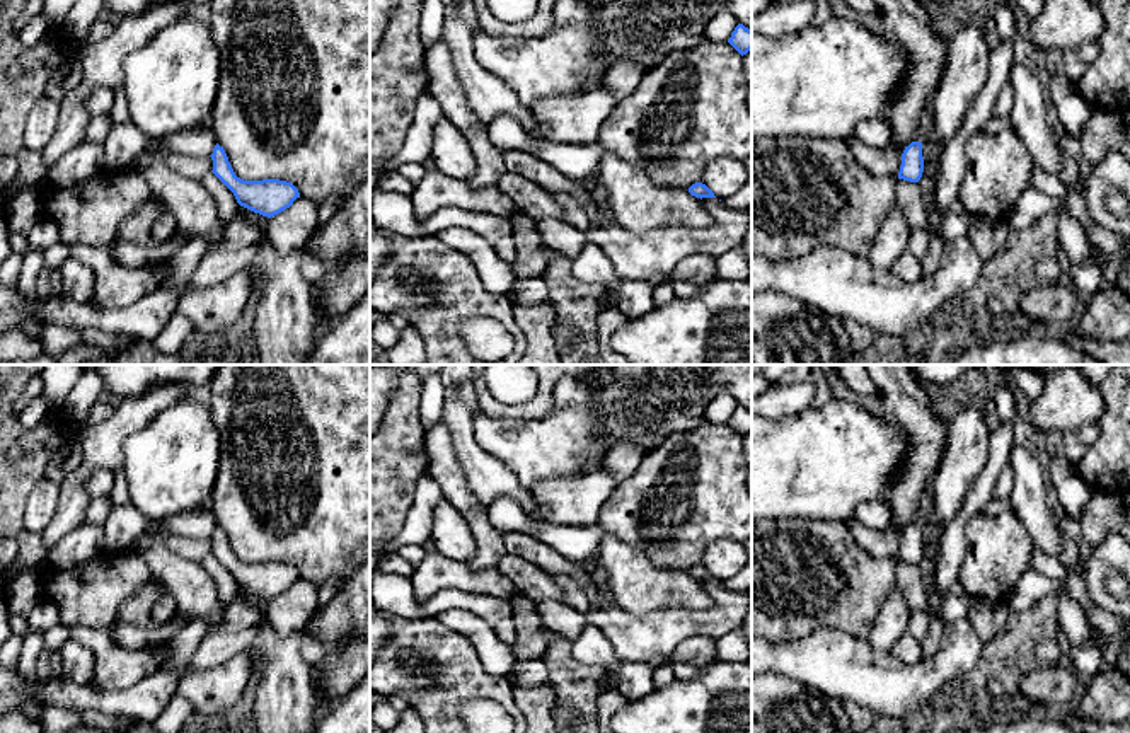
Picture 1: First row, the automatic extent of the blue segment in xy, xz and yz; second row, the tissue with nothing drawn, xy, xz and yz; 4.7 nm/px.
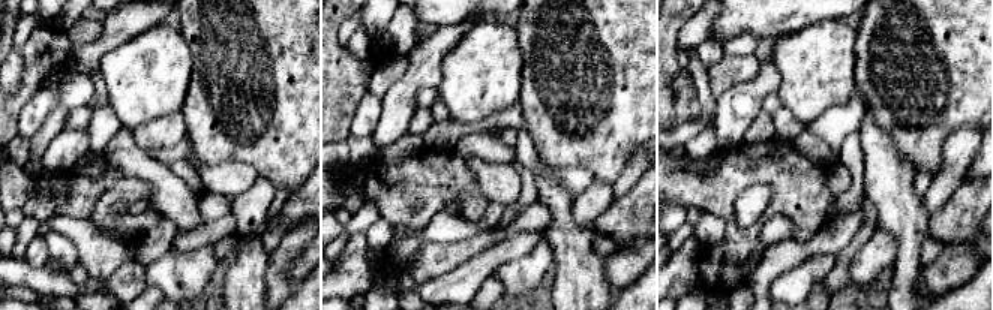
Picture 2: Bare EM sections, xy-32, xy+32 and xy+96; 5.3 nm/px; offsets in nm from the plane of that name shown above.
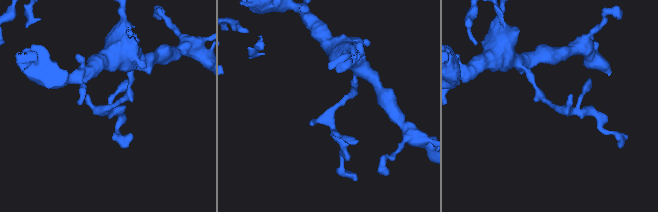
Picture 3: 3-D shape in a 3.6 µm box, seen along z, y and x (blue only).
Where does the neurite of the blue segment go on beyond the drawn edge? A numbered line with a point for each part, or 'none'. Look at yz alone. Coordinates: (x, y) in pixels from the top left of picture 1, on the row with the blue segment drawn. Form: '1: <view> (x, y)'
1: yz (926, 123)

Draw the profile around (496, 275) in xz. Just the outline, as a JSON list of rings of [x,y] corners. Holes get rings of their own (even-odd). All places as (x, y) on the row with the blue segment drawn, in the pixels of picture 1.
[[[452,227],[435,237],[448,247],[464,252],[474,263],[486,290],[493,293],[510,293],[518,280],[511,264],[504,263],[494,245],[482,235],[469,228]]]

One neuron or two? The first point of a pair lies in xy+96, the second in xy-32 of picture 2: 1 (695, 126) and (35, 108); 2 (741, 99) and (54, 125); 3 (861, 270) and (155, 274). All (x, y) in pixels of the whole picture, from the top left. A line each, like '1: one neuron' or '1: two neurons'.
1: one neuron
2: one neuron
3: one neuron

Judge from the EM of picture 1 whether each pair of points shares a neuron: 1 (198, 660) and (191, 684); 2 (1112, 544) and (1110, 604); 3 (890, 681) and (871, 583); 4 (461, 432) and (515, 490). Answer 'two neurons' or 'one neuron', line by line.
1: two neurons
2: one neuron
3: two neurons
4: one neuron

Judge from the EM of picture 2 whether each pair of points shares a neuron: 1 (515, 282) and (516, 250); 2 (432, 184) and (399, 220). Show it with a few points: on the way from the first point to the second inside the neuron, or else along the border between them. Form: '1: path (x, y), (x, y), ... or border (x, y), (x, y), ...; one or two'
1: border (545, 238), (521, 256), (504, 262), (492, 274); two
2: path (422, 186), (399, 210); one

